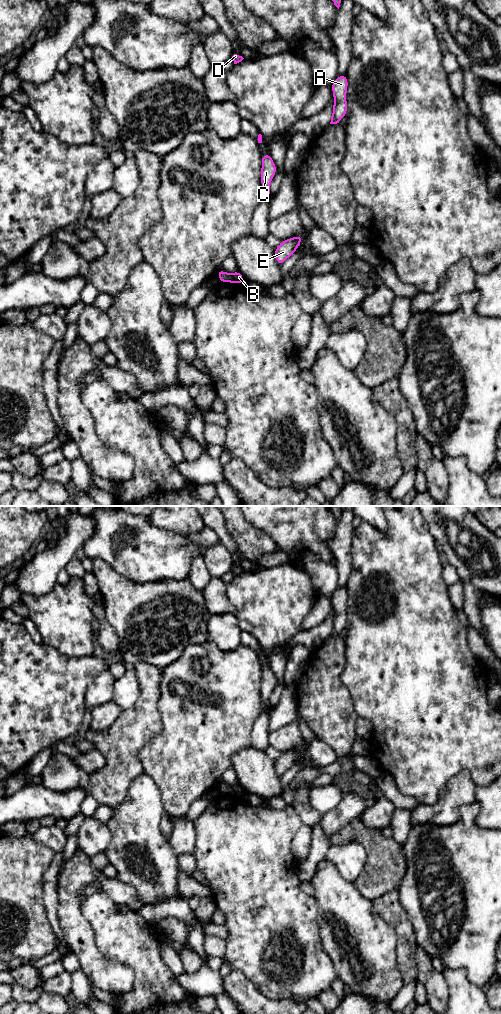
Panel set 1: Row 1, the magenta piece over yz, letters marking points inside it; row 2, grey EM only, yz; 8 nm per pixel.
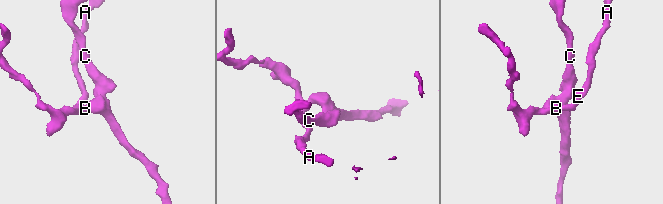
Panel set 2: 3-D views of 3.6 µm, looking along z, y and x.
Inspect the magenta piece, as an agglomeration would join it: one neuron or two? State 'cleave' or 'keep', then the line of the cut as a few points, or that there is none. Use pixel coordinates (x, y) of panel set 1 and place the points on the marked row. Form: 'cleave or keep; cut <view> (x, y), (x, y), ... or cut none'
cleave; cut yz (231, 274), (228, 281)

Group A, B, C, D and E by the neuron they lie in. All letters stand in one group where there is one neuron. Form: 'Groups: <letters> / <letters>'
Groups: A B E / C D

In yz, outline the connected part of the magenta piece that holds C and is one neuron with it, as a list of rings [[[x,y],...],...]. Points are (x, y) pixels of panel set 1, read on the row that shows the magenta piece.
[[[264,154],[261,157],[262,167],[260,180],[262,184],[262,198],[272,196],[270,192],[270,183],[277,172],[275,163],[270,154]]]

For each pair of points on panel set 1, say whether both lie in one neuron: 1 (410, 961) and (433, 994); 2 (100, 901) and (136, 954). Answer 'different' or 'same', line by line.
1: different
2: same

